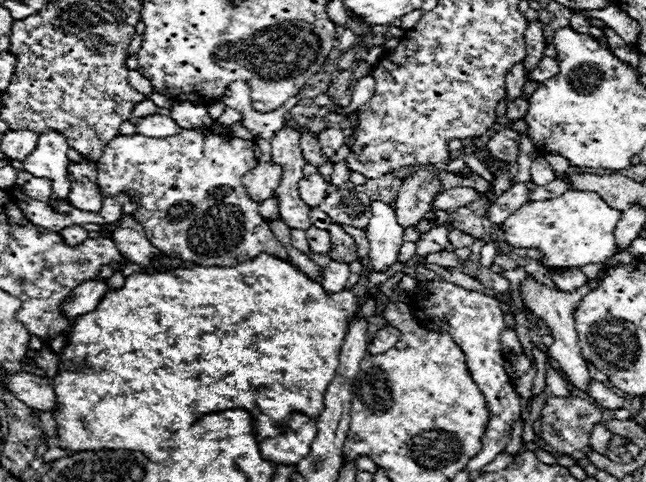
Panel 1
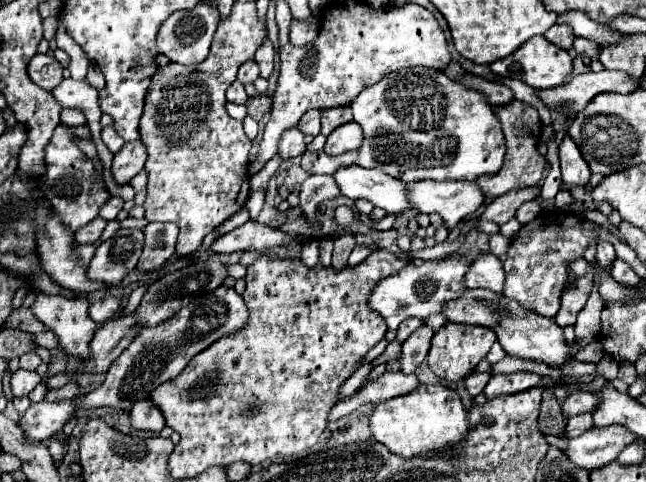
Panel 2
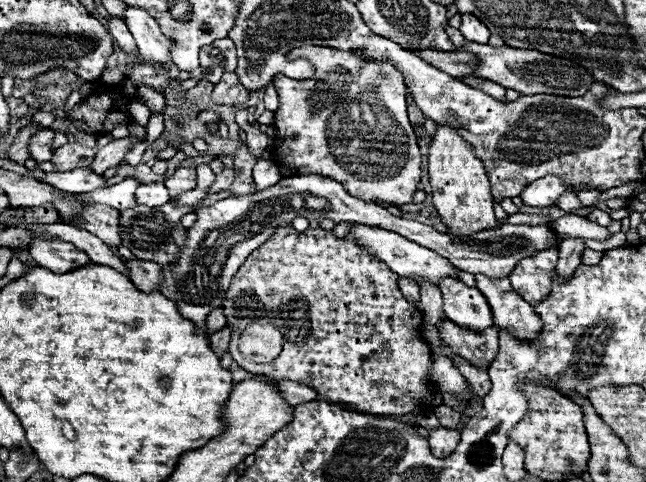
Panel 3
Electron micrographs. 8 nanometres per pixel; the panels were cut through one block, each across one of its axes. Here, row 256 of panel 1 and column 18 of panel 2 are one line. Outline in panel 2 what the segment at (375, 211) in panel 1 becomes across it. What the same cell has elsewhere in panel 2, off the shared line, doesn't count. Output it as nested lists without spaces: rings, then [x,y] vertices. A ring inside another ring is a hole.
[[[16,370],[12,374],[12,392],[16,398],[28,396],[38,384],[42,384],[42,376],[38,372],[26,372],[26,370]]]

